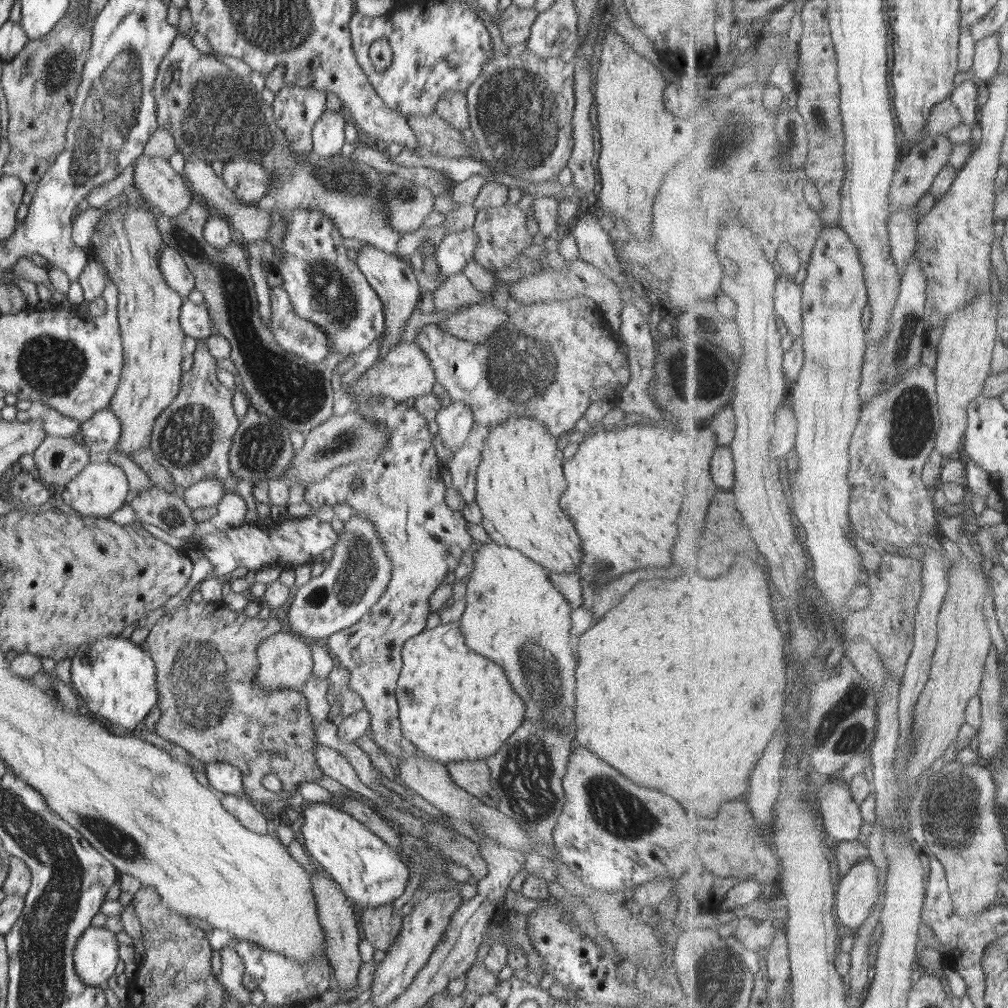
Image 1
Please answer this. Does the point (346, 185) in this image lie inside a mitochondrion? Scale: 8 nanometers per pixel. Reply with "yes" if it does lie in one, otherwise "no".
yes

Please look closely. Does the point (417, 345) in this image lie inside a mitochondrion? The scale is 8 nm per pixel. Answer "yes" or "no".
no

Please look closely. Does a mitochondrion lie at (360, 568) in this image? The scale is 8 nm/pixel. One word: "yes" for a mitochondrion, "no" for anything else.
yes

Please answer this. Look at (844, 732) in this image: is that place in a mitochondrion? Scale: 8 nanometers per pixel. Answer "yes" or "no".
yes

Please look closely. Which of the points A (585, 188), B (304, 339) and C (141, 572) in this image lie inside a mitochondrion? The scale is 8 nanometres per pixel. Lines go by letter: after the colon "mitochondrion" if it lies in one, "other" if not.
A: other
B: mitochondrion
C: other

